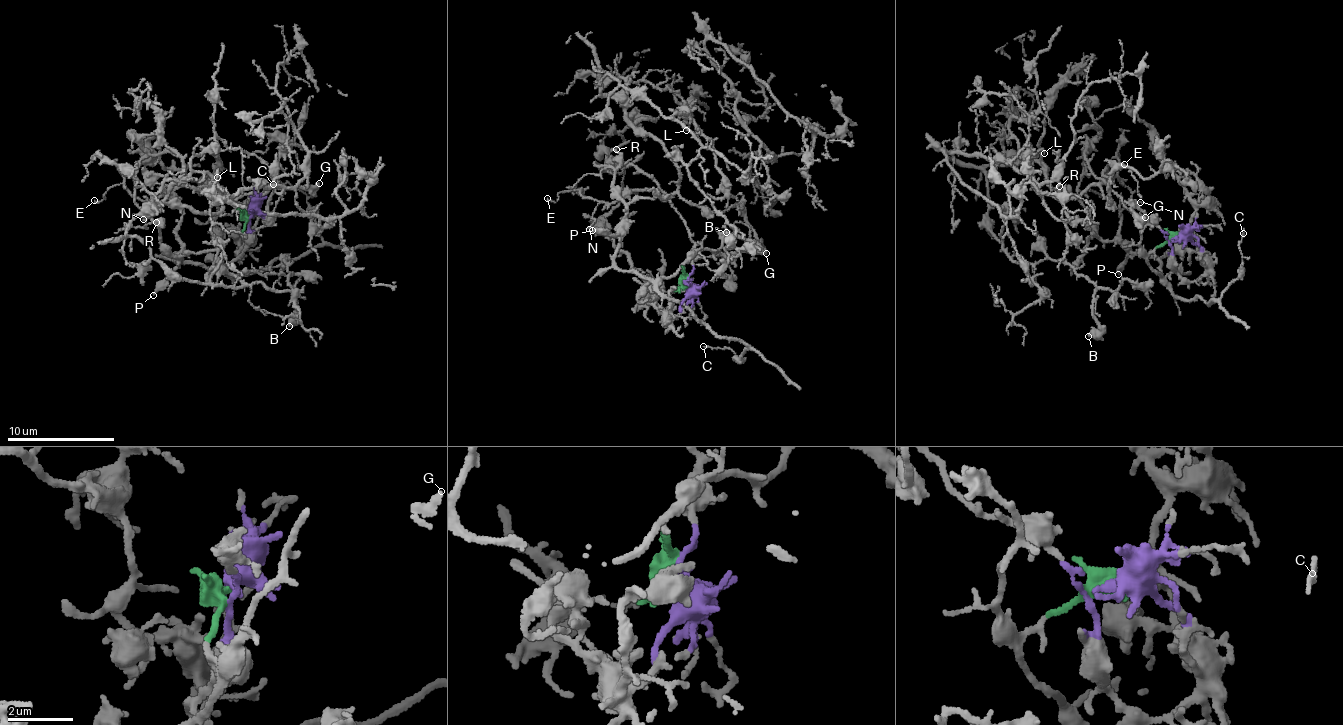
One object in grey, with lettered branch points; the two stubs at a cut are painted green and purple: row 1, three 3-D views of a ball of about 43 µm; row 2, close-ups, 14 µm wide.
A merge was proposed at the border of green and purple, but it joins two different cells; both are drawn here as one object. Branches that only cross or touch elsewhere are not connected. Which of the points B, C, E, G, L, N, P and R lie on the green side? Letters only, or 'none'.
C, G, P, R

